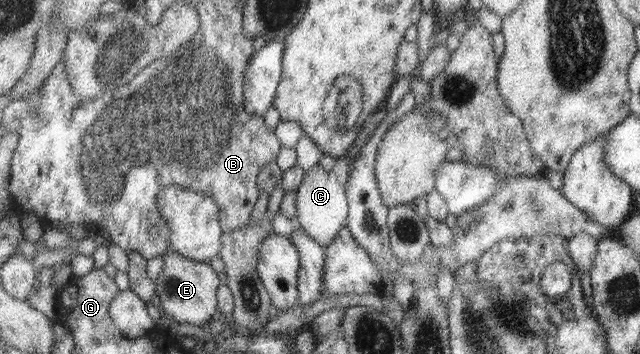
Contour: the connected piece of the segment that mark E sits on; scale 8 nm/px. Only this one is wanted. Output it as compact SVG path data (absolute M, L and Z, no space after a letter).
M168 250L164 255L163 269L156 281L161 306L174 323L202 327L220 315L219 290L222 279L210 262L196 262L180 252Z

